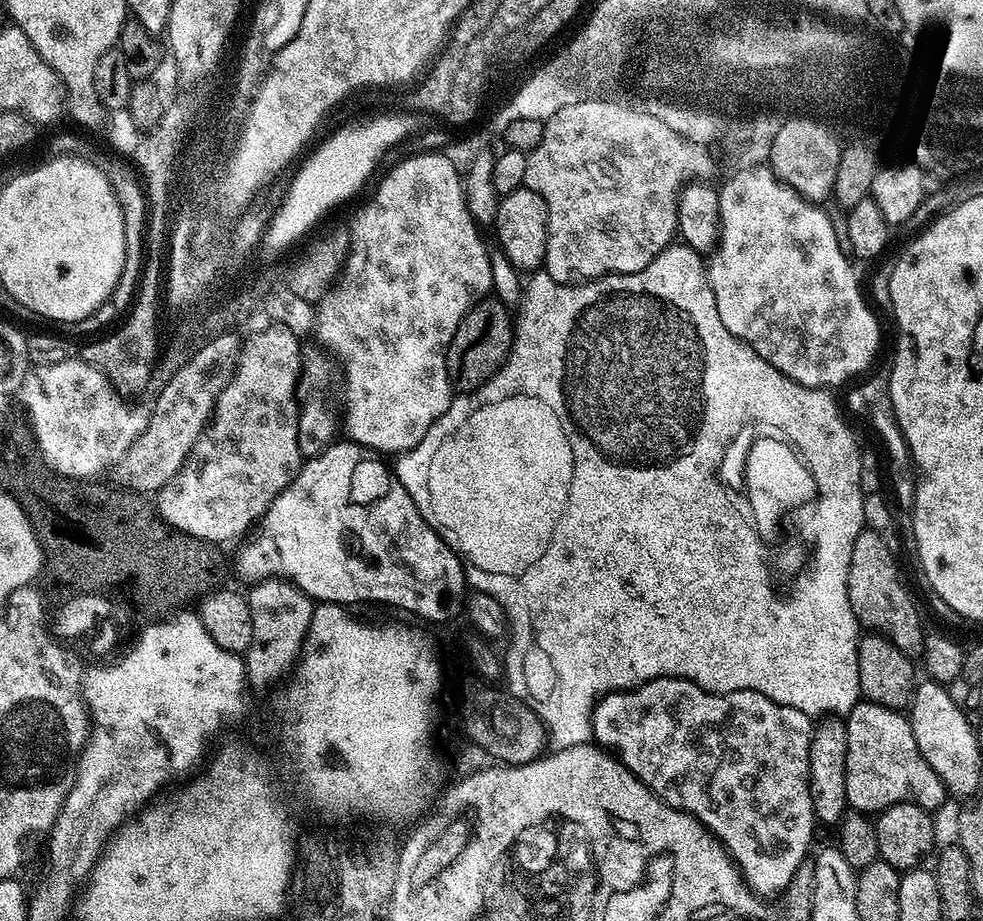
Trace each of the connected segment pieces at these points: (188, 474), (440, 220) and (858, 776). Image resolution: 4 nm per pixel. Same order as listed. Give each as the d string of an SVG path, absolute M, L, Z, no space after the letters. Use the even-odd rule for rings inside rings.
M273 326L262 333L254 333L249 335L243 341L240 349L240 362L236 367L236 373L232 376L230 382L225 386L219 399L216 400L216 411L208 428L198 438L198 442L192 448L188 461L184 463L182 469L175 478L175 483L167 491L161 492L161 508L164 509L164 515L171 517L174 524L179 524L181 528L186 528L195 535L211 537L212 539L223 539L224 537L233 536L235 541L239 541L243 537L243 532L248 527L251 529L266 514L266 510L274 502L274 498L278 498L278 494L282 494L282 490L286 490L286 486L290 486L290 482L300 472L302 457L298 448L298 428L299 428L299 412L300 405L297 404L297 384L300 378L301 370L301 337L291 333L290 330Z
M440 150L439 152L420 152L417 156L408 156L405 160L398 161L381 178L372 200L366 201L357 210L356 217L352 220L352 228L350 227L348 262L340 274L339 280L333 284L315 309L316 325L314 329L315 335L320 335L319 343L338 357L346 384L348 380L348 386L346 388L344 386L342 390L342 400L344 404L348 403L348 432L352 435L349 437L355 443L362 444L377 454L385 454L384 452L403 454L414 446L418 446L418 442L422 442L426 430L430 430L430 426L434 426L434 422L438 422L438 418L442 418L442 414L446 414L446 410L452 405L454 389L448 378L446 353L454 338L454 330L458 330L458 322L462 322L462 318L467 312L479 300L483 300L493 291L490 248L484 245L480 232L481 229L474 222L470 210L466 210L462 172L455 168L450 159Z
M861 702L849 710L846 727L846 798L855 811L879 814L895 804L917 804L933 810L943 802L944 784L930 762L922 758L922 750L914 742L911 719L903 711Z

